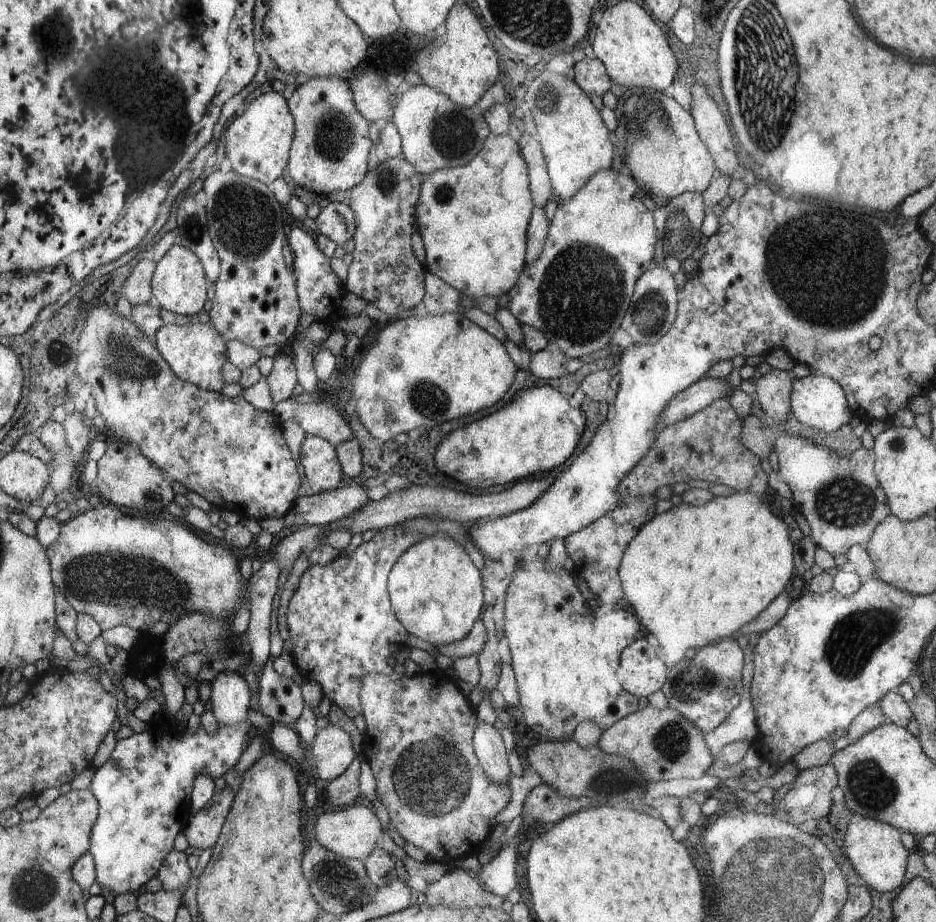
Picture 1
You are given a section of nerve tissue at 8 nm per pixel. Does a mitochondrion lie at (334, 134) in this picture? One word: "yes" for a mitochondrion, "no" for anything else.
yes

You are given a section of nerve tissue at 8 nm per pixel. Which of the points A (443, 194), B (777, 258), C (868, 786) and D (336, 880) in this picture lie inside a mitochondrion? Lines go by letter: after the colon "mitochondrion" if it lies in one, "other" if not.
A: mitochondrion
B: mitochondrion
C: mitochondrion
D: mitochondrion

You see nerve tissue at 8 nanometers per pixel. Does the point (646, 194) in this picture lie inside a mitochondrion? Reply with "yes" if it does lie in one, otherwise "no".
no

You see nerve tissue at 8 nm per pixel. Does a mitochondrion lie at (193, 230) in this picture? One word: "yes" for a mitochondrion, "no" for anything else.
yes

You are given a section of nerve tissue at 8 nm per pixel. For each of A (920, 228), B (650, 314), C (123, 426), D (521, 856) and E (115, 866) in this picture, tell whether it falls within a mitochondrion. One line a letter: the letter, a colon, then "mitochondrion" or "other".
A: other
B: mitochondrion
C: other
D: other
E: other

